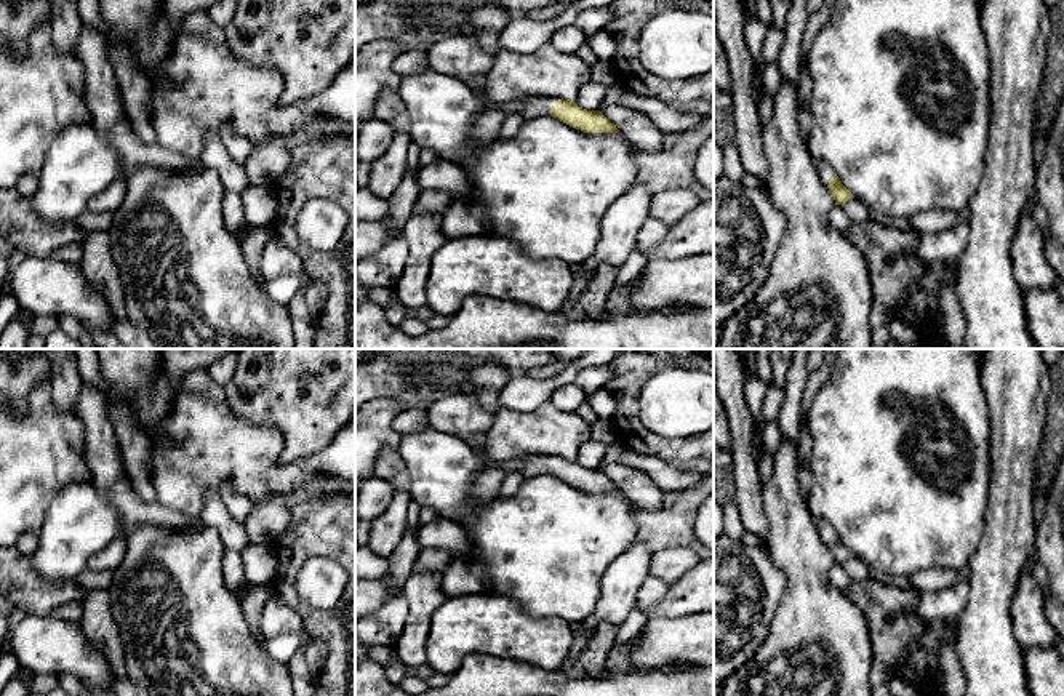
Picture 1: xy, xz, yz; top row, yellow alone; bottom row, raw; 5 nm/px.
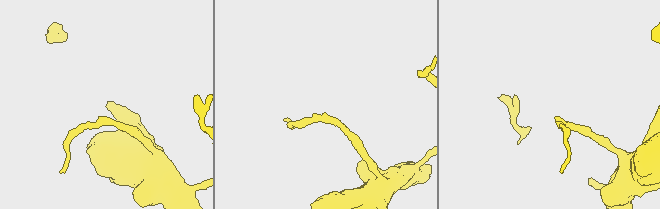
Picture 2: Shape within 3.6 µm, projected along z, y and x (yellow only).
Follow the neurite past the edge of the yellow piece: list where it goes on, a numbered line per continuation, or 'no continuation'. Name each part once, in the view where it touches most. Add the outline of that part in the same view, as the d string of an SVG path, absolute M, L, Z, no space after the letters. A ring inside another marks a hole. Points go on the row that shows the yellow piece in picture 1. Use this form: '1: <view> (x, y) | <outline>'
1: xz (540, 106) | M538 96L530 98L525 102L525 107L522 110L522 117L525 120L538 118L542 115L550 115L550 109L557 104L557 98L547 98L547 96Z

